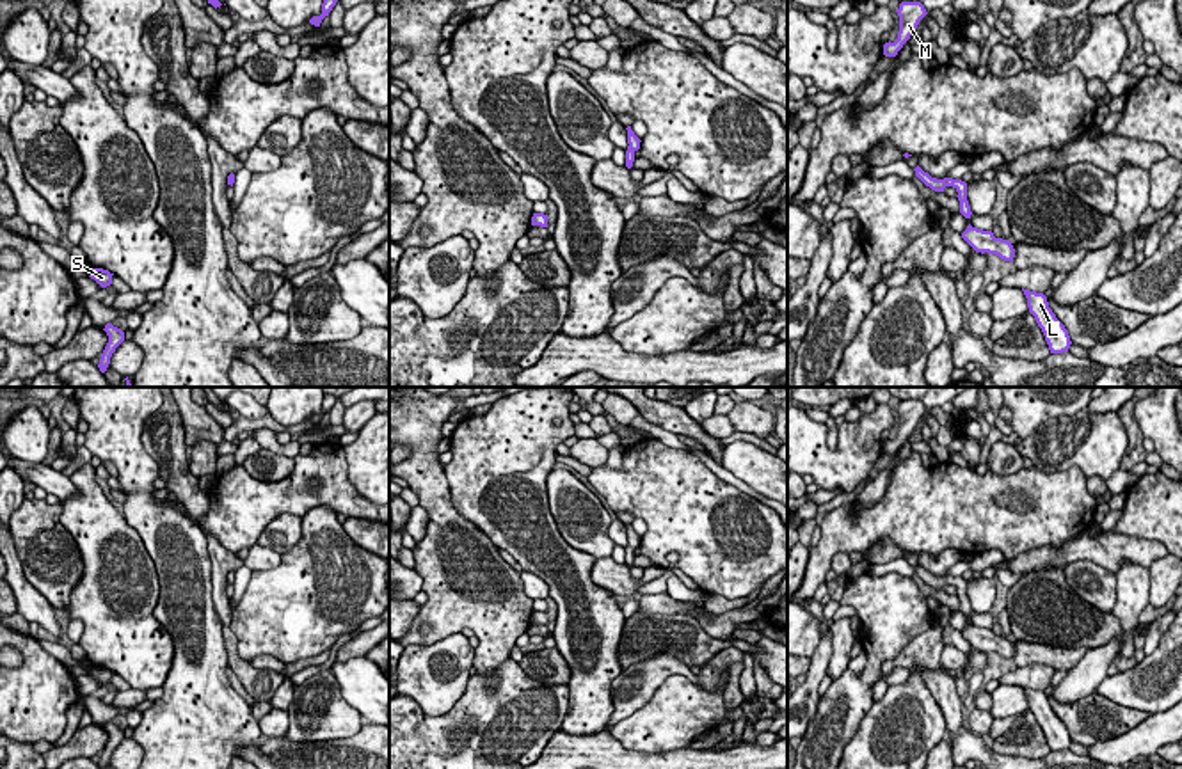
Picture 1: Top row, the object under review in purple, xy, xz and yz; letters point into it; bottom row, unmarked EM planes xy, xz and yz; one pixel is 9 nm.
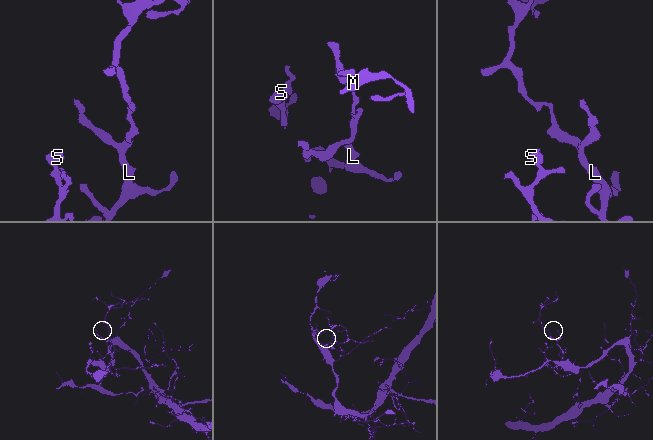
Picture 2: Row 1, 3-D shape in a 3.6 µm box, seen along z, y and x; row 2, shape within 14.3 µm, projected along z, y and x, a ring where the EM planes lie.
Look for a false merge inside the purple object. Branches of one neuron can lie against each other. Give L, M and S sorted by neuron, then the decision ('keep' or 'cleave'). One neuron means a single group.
L M S; keep

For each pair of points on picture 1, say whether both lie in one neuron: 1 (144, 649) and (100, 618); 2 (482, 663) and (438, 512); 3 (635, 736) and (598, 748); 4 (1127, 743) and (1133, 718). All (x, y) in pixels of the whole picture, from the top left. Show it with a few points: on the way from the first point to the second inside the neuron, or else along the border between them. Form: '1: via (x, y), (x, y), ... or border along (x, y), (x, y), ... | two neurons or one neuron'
1: via (134, 645), (111, 622) | one neuron
2: via (484, 626), (447, 588), (434, 549) | one neuron
3: border along (606, 729), (624, 746), (635, 750) | two neurons
4: border along (1152, 714), (1133, 729), (1092, 745) | two neurons

